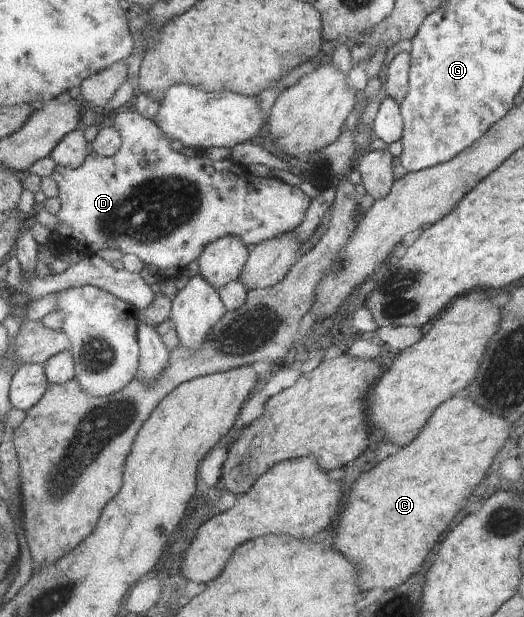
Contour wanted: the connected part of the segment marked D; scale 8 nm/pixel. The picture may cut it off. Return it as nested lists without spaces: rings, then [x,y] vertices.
[[[131,110],[120,111],[114,118],[113,126],[121,133],[123,138],[123,146],[115,156],[103,157],[95,152],[90,152],[83,166],[72,169],[57,165],[55,172],[52,174],[52,177],[57,180],[59,188],[61,188],[58,196],[61,208],[55,215],[57,220],[59,220],[59,226],[53,232],[54,234],[61,235],[59,244],[72,246],[73,242],[79,240],[79,250],[87,248],[89,257],[95,256],[99,250],[115,248],[115,250],[120,250],[123,254],[134,254],[144,265],[149,264],[153,266],[162,279],[175,279],[186,274],[187,266],[191,262],[199,260],[199,256],[206,250],[206,246],[214,243],[215,240],[225,238],[225,236],[236,236],[246,241],[247,246],[257,246],[267,242],[267,240],[282,238],[283,235],[293,232],[303,224],[307,211],[311,208],[312,199],[303,190],[287,184],[287,182],[277,177],[256,176],[255,172],[251,172],[251,168],[244,167],[243,164],[237,164],[231,158],[227,160],[211,160],[210,156],[201,156],[200,154],[198,156],[185,156],[180,151],[173,150],[169,145],[170,140],[167,138],[166,133],[159,128],[154,119],[147,119],[145,116],[141,116],[139,112],[131,112]]]

